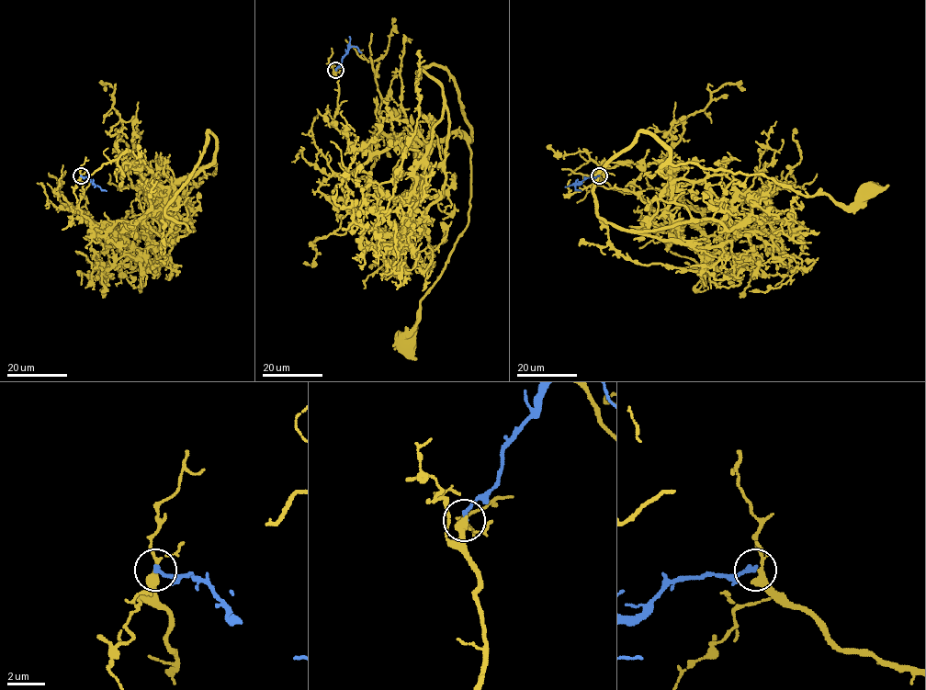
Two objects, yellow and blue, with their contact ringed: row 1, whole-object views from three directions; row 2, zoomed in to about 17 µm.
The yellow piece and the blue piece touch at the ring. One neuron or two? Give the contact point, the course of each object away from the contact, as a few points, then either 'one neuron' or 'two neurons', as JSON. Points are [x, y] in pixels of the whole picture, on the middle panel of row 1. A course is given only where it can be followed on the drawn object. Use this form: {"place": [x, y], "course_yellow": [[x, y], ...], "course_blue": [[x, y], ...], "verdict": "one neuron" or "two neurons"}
{"place": [335, 70], "course_yellow": [[335, 70], [333, 120], [350, 142], [382, 152], [455, 133], [469, 147], [468, 224], [404, 343]], "course_blue": [[335, 70], [351, 47], [355, 46], [361, 52]], "verdict": "one neuron"}

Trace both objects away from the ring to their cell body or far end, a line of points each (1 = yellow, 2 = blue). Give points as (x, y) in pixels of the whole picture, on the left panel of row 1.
1: (81, 175), (78, 208), (107, 231), (153, 215), (176, 183), (216, 163), (162, 206), (150, 188)
2: (81, 175), (107, 191)

